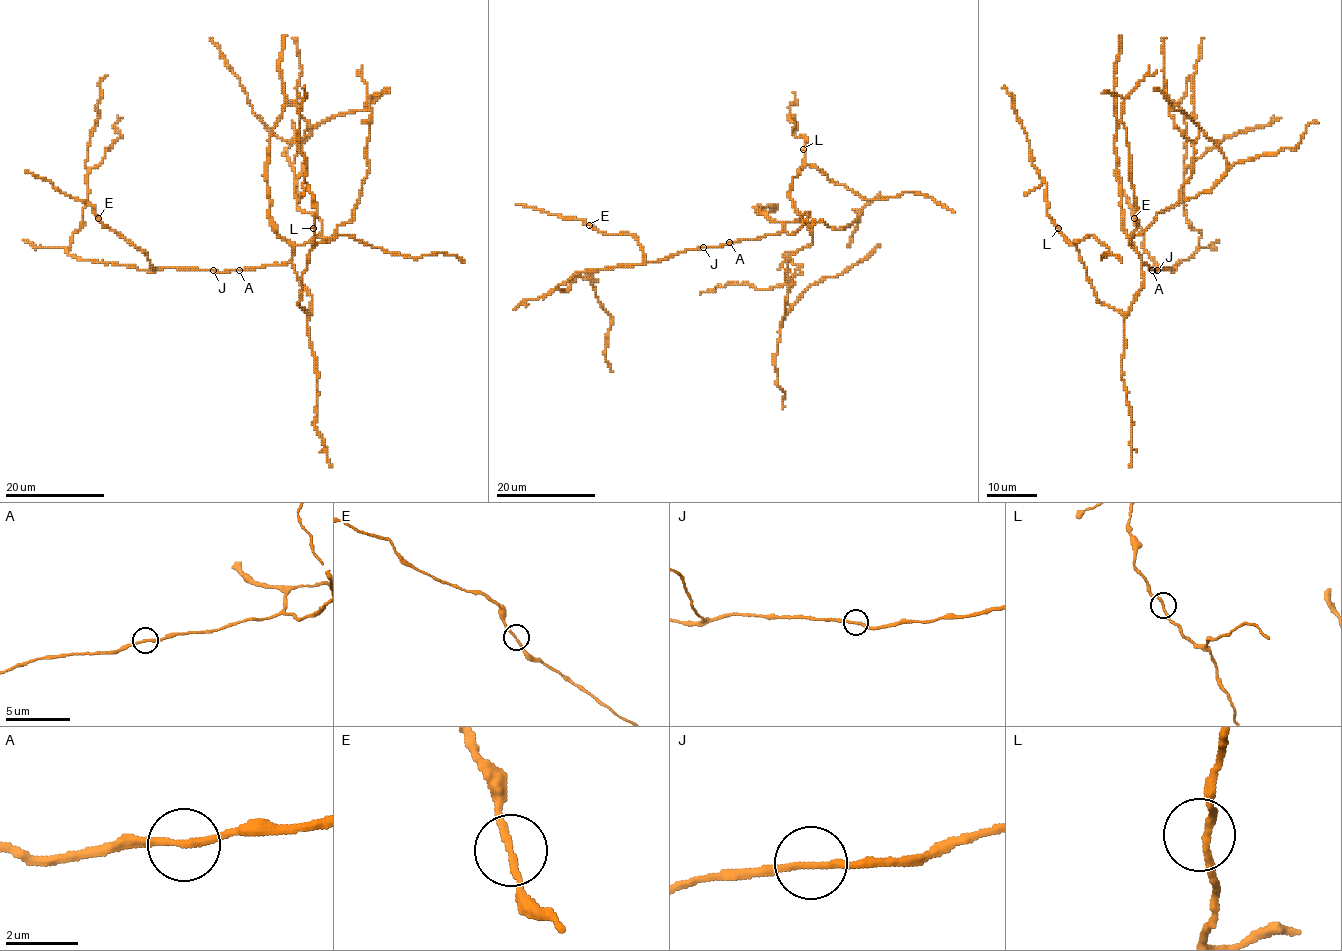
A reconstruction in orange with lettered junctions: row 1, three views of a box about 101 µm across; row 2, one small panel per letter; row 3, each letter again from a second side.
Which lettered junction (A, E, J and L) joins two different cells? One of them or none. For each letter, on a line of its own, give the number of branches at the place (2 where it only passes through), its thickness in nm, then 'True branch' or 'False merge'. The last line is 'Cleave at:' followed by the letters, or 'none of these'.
A: Branches: 2. Thickness 200 nm. True branch
E: Branches: 2. Thickness 190 nm. True branch
J: Branches: 2. Thickness 190 nm. True branch
L: Branches: 2. Thickness 190 nm. True branch
Cleave at: none of these

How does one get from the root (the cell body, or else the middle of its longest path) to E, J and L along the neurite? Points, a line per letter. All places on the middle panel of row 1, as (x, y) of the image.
E: (729, 244), (690, 249), (665, 259), (647, 261), (638, 241), (631, 234), (607, 235), (589, 225)
J: (729, 244), (703, 247)
L: (729, 244), (779, 232), (793, 234), (802, 225), (802, 217), (788, 191), (792, 179), (803, 166), (803, 149)

